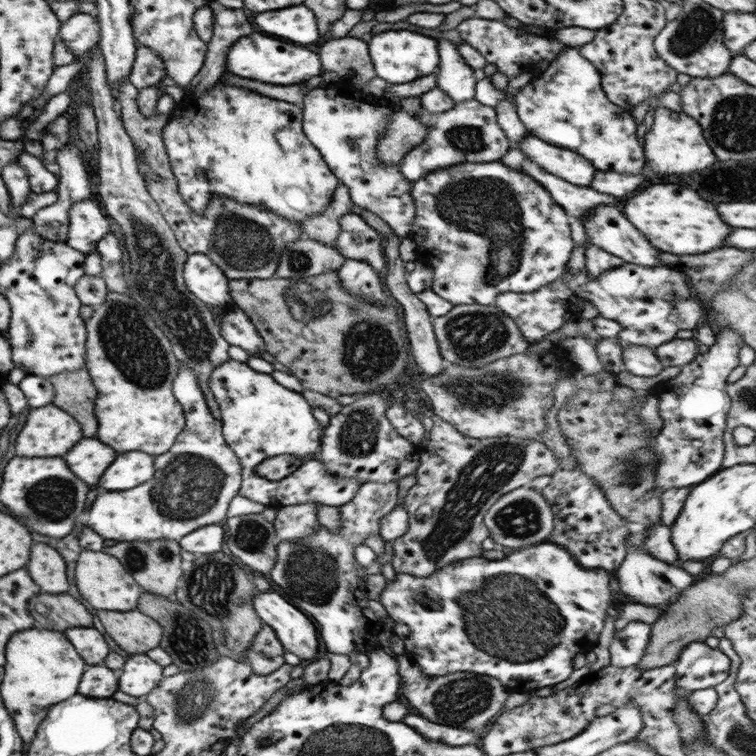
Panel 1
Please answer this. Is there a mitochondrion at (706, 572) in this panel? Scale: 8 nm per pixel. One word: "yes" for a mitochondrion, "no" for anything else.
no

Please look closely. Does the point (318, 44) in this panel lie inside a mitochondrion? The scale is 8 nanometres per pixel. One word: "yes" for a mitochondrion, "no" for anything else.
no

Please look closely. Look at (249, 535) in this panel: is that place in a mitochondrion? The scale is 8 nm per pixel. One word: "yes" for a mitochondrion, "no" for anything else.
yes

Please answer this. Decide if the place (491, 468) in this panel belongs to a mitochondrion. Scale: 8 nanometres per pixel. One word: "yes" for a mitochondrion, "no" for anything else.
yes

